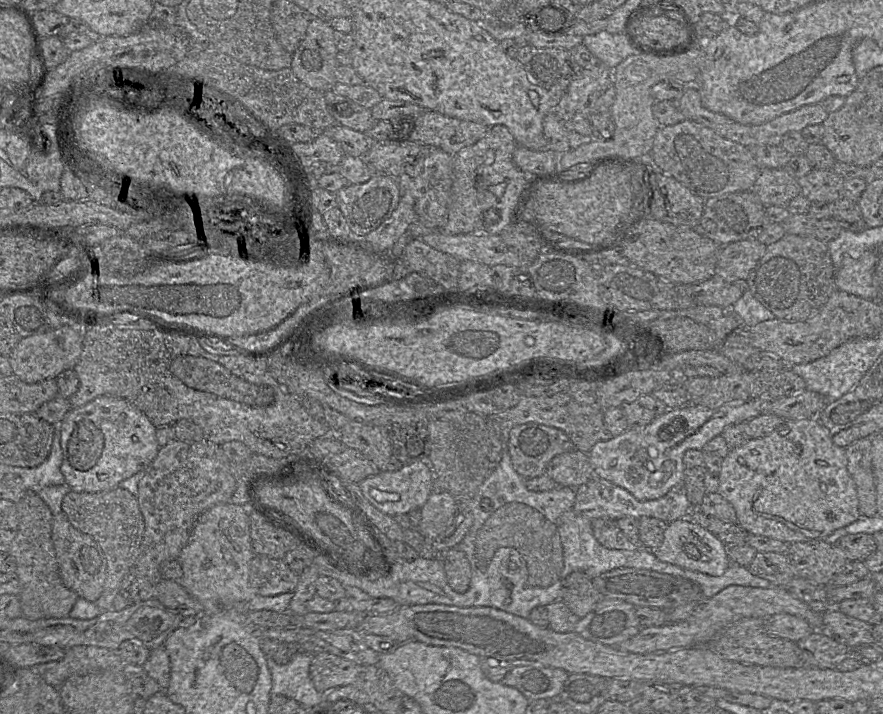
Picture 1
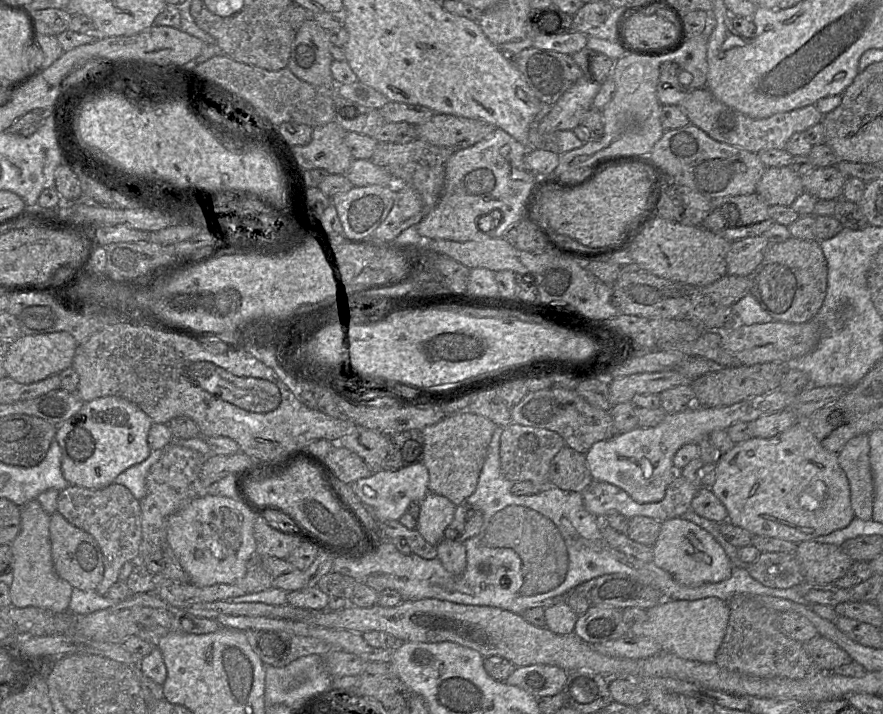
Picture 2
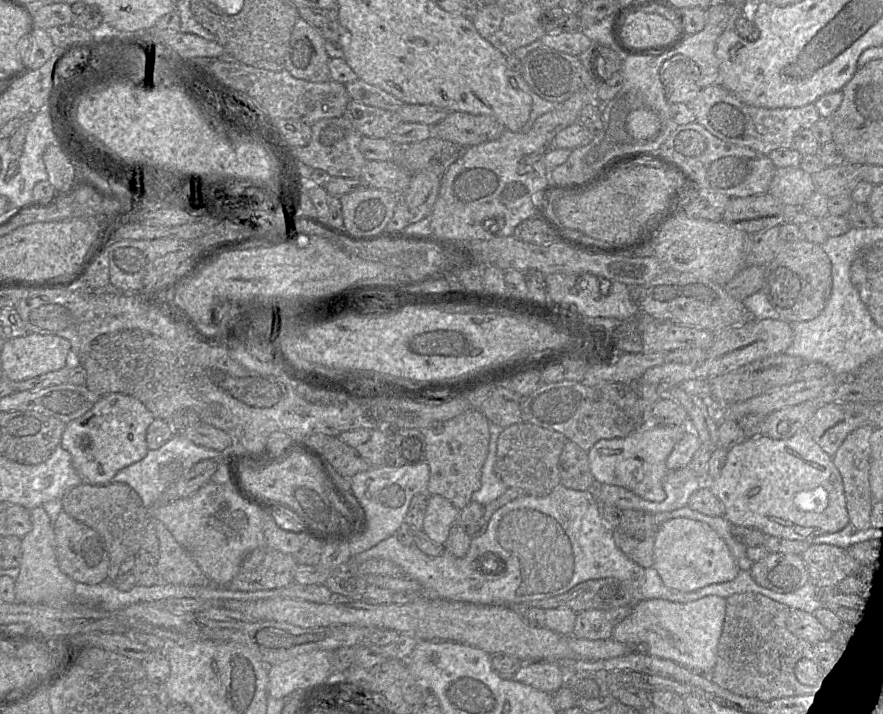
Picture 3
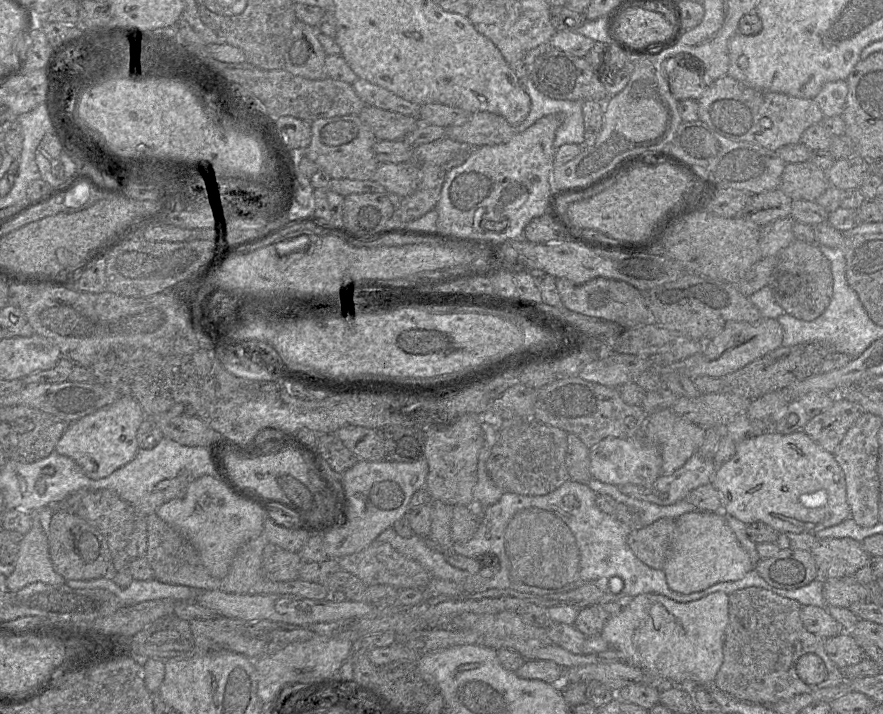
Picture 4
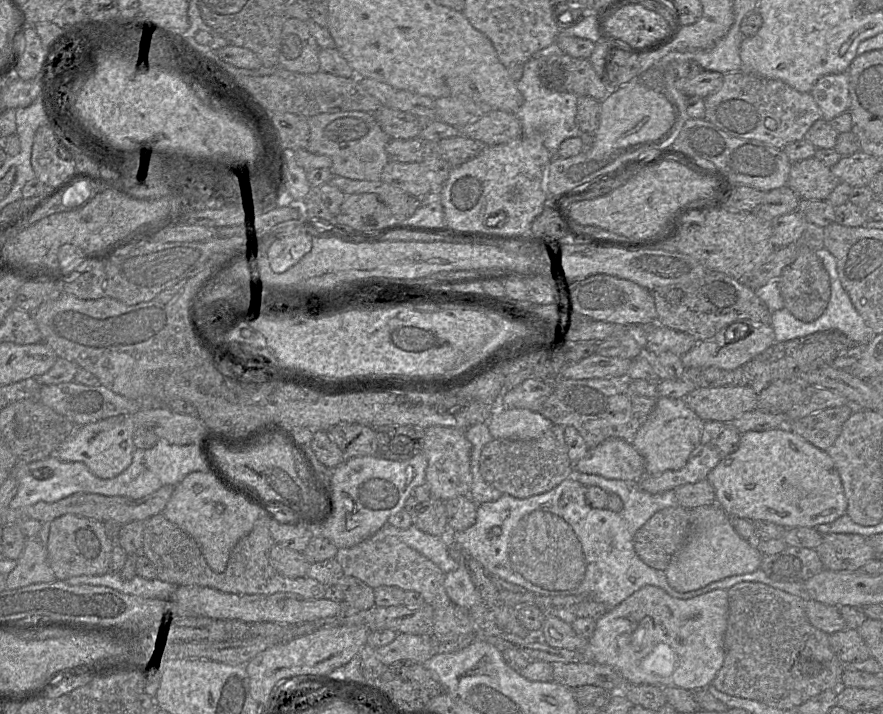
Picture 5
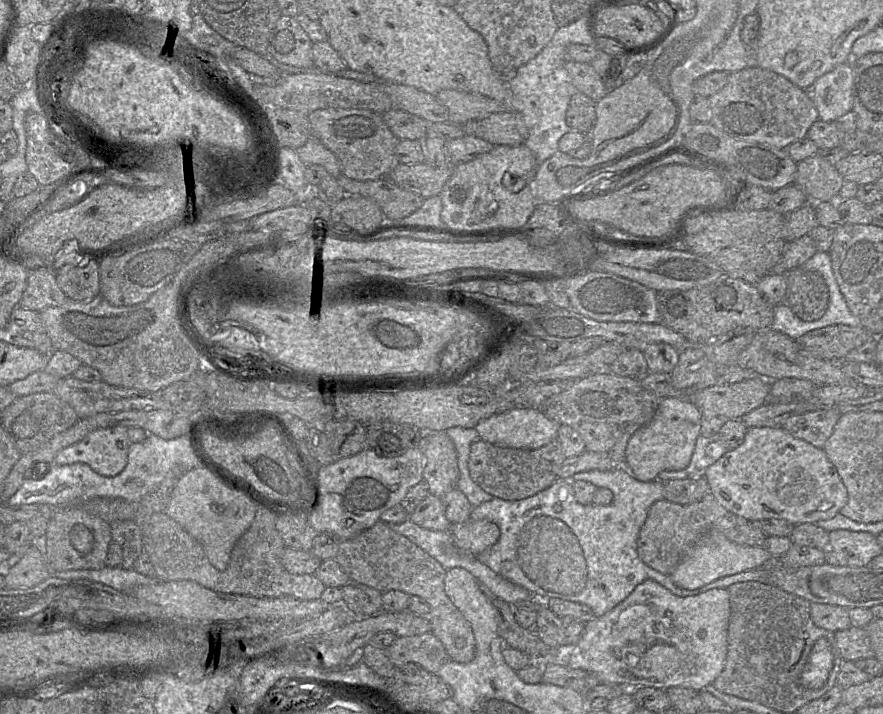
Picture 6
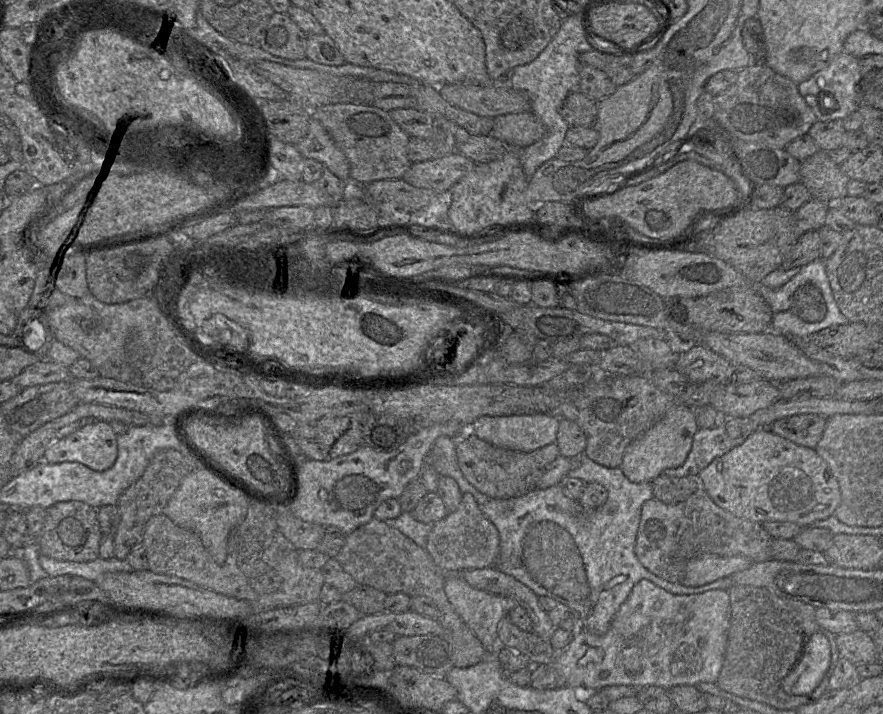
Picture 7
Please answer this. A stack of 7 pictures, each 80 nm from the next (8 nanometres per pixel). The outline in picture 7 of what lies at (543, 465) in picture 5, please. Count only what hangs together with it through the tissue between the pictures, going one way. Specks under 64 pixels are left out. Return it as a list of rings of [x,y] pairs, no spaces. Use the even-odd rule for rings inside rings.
[[[467,432],[457,439],[456,456],[464,477],[479,492],[489,499],[509,499],[537,489],[545,468],[560,456],[560,452],[556,442],[528,453],[498,448]]]

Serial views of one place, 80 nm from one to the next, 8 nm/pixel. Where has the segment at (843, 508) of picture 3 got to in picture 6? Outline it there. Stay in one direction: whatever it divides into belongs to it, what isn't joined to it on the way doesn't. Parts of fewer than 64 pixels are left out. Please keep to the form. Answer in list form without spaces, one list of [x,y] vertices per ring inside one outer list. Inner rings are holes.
[[[781,427],[748,429],[744,442],[708,467],[704,478],[709,485],[709,493],[721,506],[757,523],[767,519],[783,519],[793,525],[816,524],[832,519],[848,501],[847,489],[824,450],[793,437]]]

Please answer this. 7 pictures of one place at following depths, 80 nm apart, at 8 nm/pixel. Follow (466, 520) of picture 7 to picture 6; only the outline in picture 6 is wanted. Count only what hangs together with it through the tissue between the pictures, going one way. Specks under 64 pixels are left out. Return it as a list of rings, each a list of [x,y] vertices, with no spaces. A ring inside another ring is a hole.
[[[470,518],[462,523],[451,524],[448,532],[455,546],[473,557],[493,546],[500,537],[500,529],[495,523]]]

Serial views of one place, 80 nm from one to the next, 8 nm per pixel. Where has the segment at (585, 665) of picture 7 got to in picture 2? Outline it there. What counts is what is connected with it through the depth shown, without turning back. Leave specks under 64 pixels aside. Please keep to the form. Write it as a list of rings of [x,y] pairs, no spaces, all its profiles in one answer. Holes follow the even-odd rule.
[[[717,597],[699,600],[664,600],[646,610],[646,619],[628,627],[630,635],[655,639],[664,653],[686,660],[713,663],[726,634],[730,616],[729,602]]]

